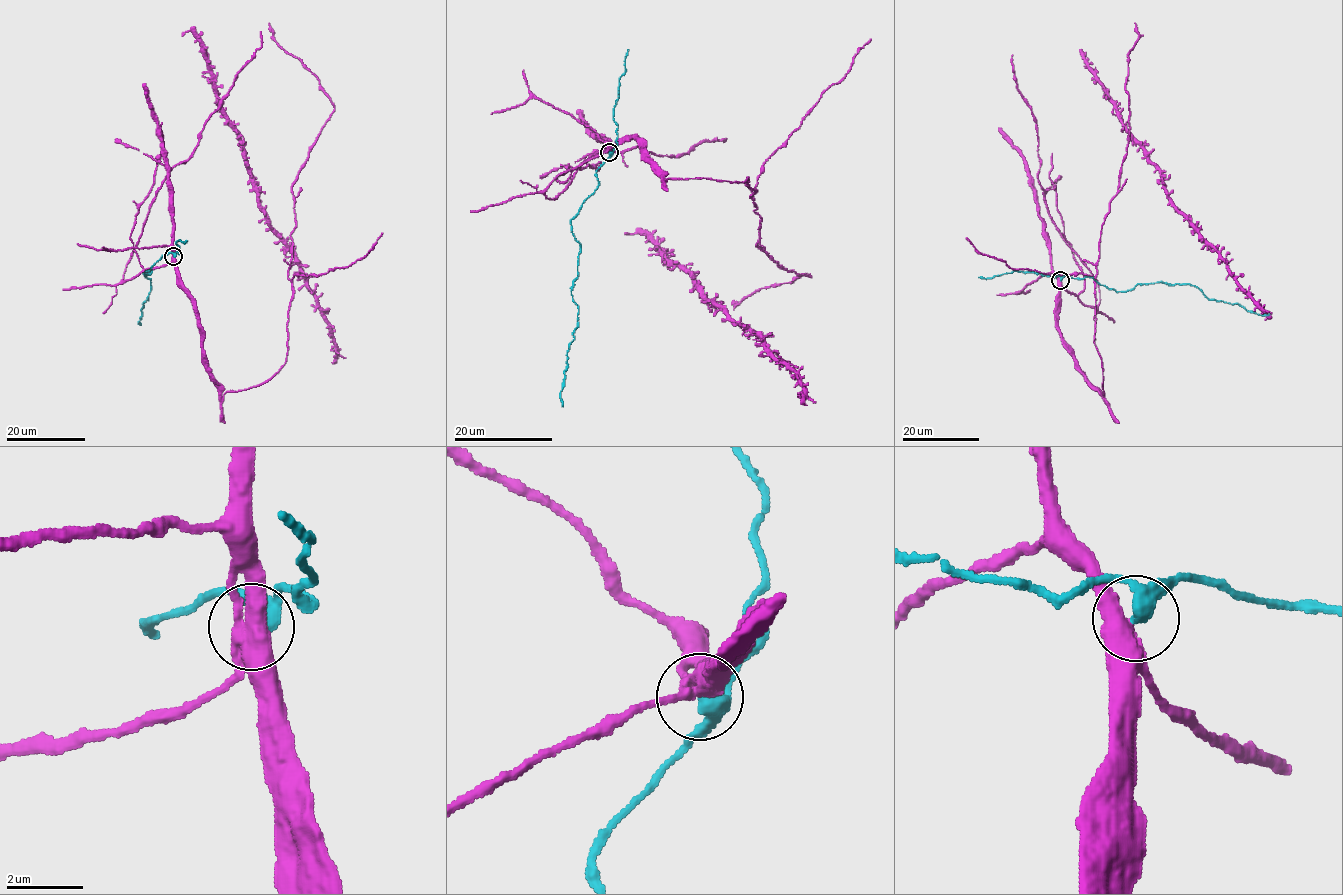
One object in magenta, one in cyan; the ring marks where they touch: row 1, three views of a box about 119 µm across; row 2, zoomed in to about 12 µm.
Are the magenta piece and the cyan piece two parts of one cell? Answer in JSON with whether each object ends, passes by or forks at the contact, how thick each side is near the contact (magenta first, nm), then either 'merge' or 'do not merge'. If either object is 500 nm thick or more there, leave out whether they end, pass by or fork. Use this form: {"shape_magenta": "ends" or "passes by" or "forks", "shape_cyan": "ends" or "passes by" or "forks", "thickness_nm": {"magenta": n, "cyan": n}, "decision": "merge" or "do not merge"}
{"thickness_nm": {"magenta": 500, "cyan": 360}, "decision": "do not merge"}

